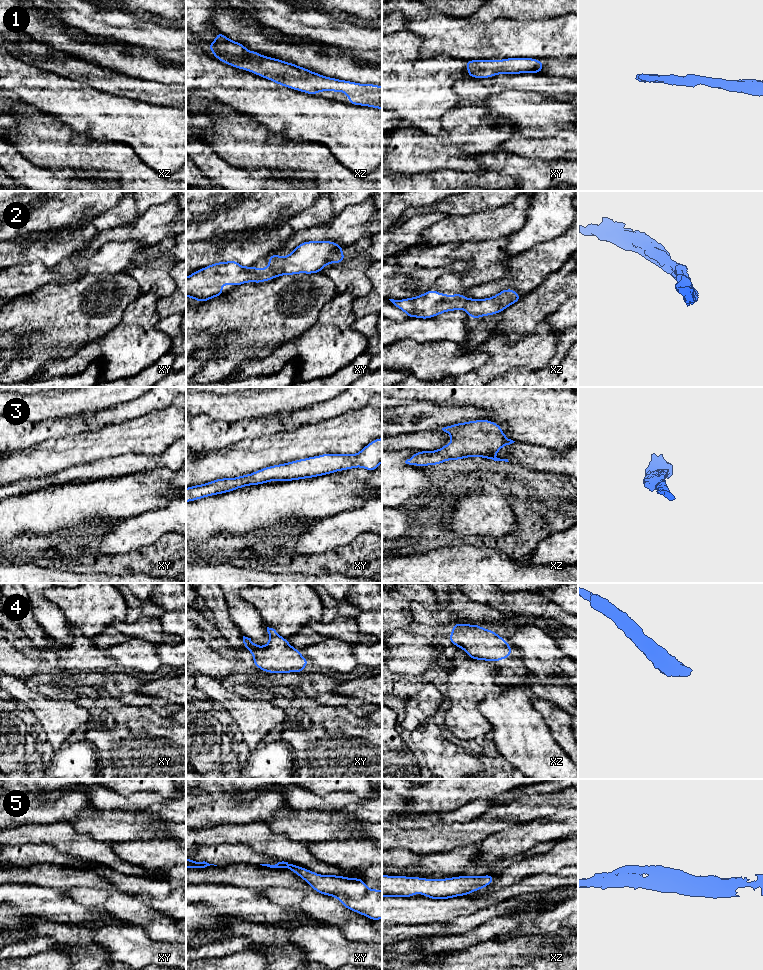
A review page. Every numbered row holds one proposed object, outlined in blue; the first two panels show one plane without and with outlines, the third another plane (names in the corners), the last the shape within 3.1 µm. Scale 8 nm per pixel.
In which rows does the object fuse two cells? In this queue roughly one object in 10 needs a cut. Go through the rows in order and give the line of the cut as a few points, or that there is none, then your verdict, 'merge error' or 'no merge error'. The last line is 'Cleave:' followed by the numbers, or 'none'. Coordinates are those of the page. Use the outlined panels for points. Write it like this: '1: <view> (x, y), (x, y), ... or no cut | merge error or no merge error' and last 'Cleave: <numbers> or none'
1: no cut | no merge error
2: no cut | no merge error
3: no cut | no merge error
4: no cut | no merge error
5: no cut | no merge error
Cleave: none

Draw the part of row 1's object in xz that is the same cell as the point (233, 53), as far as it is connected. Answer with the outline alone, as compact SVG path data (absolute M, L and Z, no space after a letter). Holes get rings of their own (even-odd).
M221 32L216 33L216 40L208 43L208 46L212 54L223 63L255 73L292 90L310 95L321 91L344 92L351 105L382 109L381 86L329 78L280 59L247 51L246 46L228 39Z

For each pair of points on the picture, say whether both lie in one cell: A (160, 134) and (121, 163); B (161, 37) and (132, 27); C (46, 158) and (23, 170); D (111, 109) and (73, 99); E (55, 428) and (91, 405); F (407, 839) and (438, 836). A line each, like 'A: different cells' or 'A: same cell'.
A: different cells
B: same cell
C: different cells
D: same cell
E: different cells
F: same cell

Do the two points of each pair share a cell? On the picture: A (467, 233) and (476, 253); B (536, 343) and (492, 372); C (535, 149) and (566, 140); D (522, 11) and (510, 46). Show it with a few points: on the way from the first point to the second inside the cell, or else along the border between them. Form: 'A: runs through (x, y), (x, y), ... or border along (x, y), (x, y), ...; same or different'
A: border along (494, 239), (448, 244); different
B: runs through (525, 352), (512, 353), (503, 361); same
C: runs through (543, 148), (558, 147); same
D: border along (495, 19), (543, 19); different

